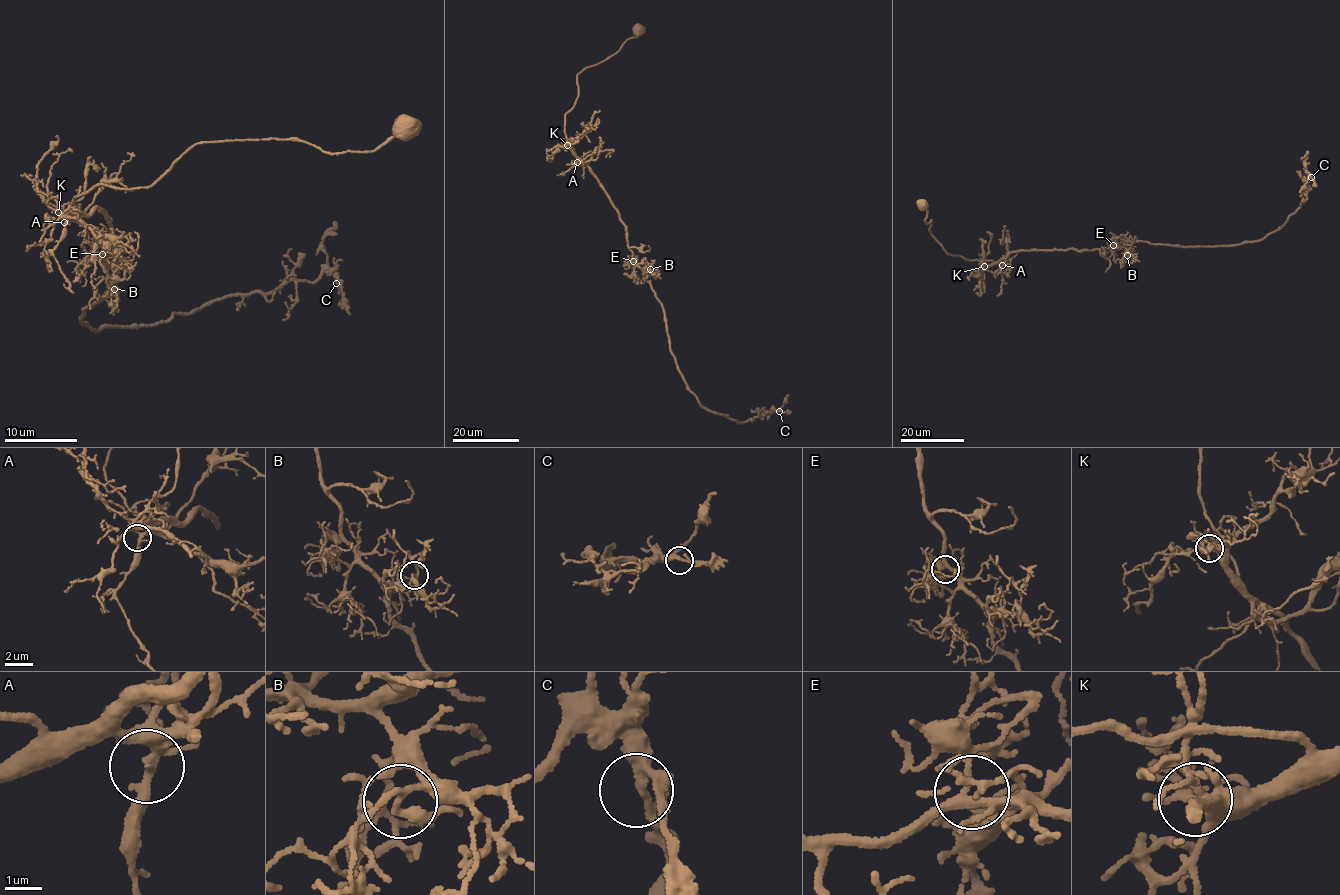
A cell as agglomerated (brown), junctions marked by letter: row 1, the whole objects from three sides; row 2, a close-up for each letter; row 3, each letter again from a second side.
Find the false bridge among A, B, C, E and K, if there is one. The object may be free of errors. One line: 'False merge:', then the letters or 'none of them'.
False merge: none of them

